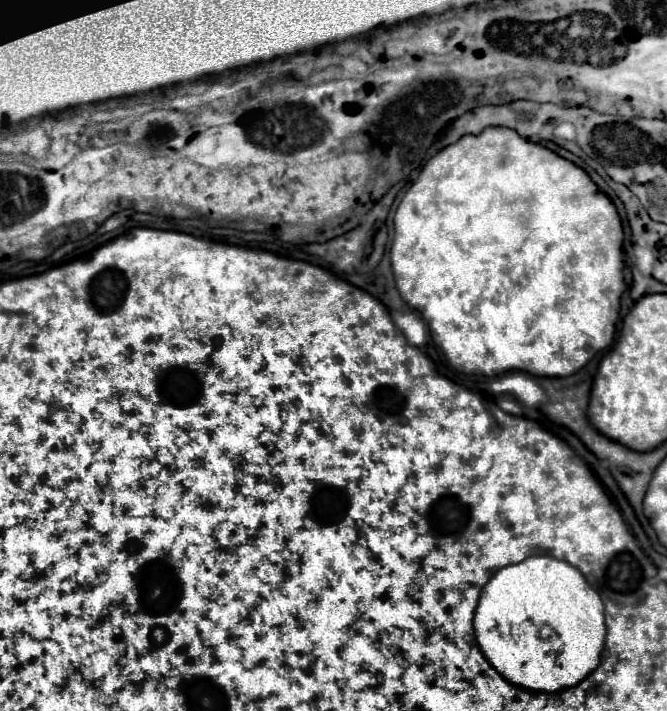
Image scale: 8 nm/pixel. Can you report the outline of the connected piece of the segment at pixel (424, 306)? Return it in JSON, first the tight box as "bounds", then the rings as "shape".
{"bounds":[390,126,624,376],"shape":[[[492,126],[478,136],[462,136],[458,142],[440,150],[422,168],[418,180],[408,188],[394,214],[394,242],[390,248],[390,262],[396,288],[402,300],[418,310],[428,322],[430,336],[440,346],[452,368],[466,374],[500,376],[510,370],[522,370],[532,376],[570,376],[578,372],[598,352],[610,348],[614,342],[620,296],[624,292],[624,254],[622,254],[622,222],[606,194],[590,180],[590,176],[576,164],[560,158],[552,150],[520,138],[510,128]]]}

